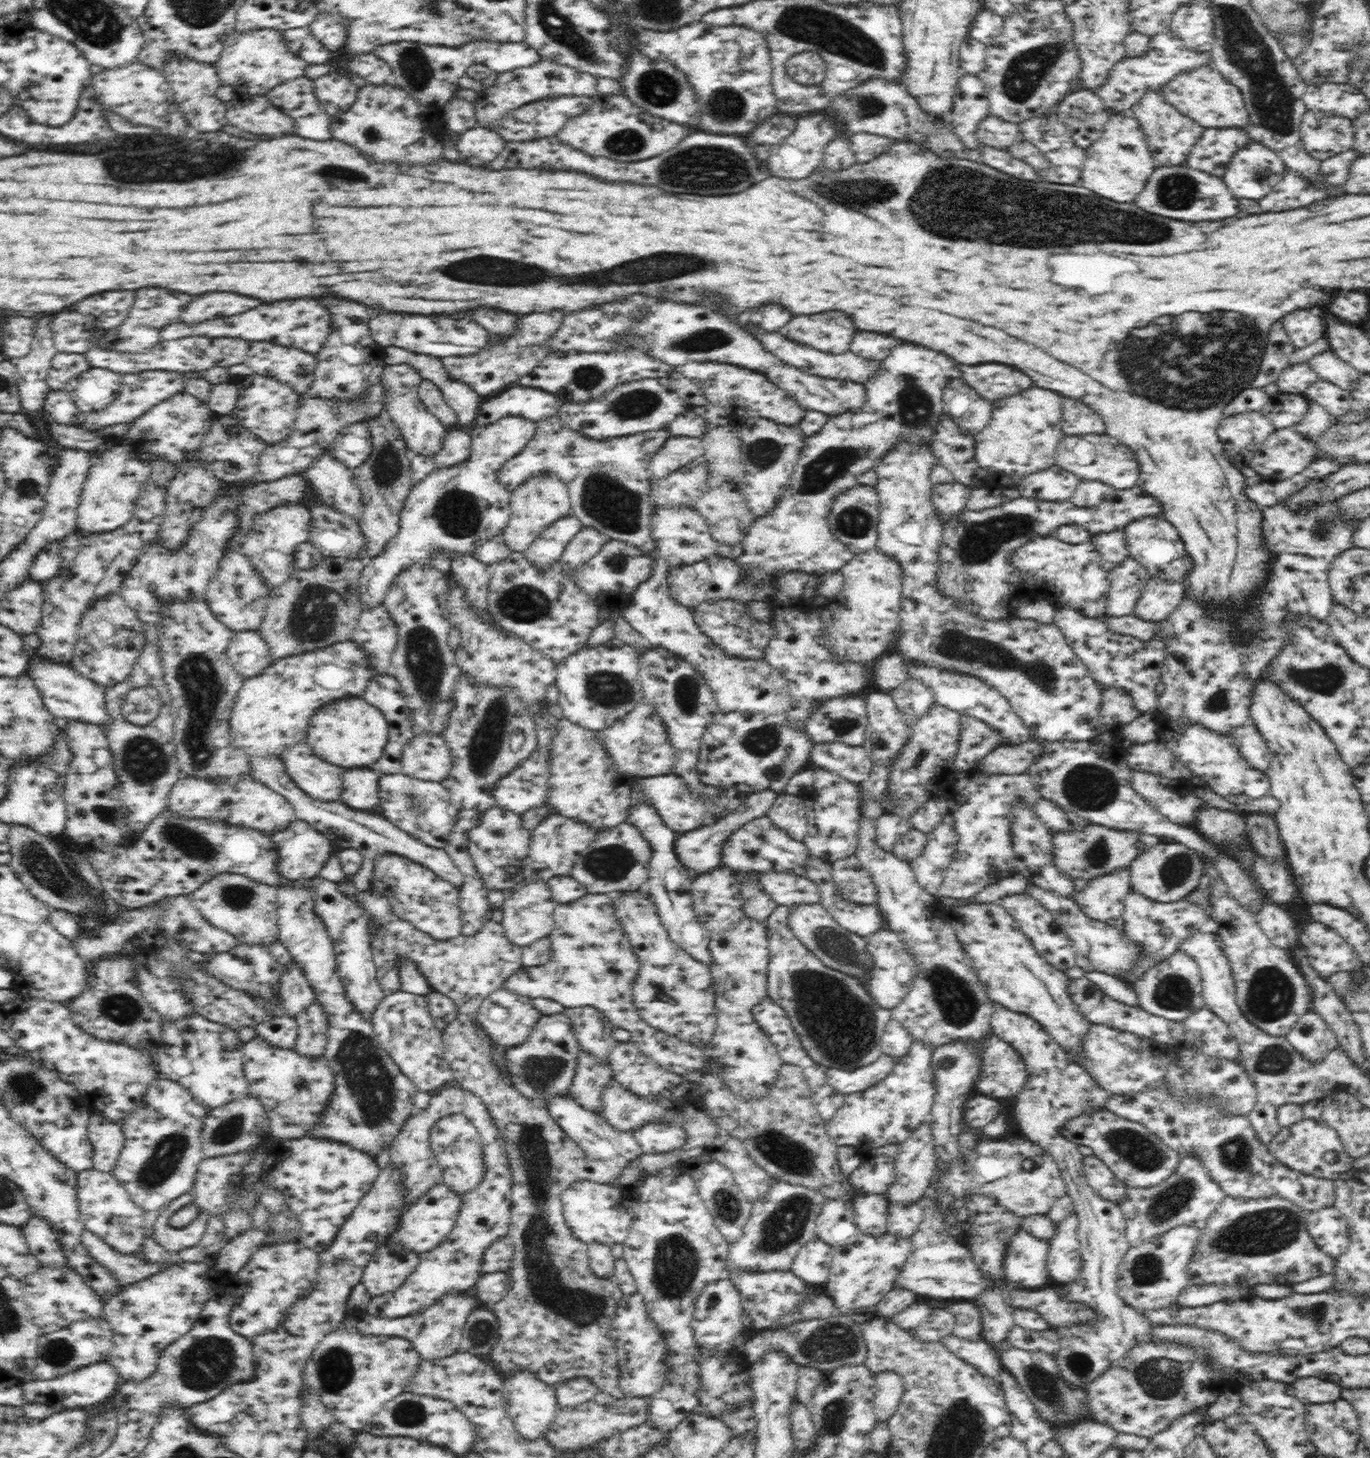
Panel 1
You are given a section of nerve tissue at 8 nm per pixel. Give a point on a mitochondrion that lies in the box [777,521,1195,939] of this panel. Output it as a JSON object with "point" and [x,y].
{"point":[982,653]}

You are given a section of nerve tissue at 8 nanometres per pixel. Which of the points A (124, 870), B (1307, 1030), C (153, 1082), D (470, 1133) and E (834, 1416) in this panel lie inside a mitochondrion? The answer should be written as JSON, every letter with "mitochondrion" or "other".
{"A":"other","B":"mitochondrion","C":"other","D":"other","E":"mitochondrion"}

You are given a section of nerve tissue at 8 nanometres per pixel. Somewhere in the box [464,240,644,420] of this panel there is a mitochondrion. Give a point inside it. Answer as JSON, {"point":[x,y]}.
{"point":[587,375]}

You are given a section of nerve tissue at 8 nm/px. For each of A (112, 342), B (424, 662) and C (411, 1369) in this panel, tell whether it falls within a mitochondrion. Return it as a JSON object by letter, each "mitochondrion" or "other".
{"A":"other","B":"mitochondrion","C":"other"}

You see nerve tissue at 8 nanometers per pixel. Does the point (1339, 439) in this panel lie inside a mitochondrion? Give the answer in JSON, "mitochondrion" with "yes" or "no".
{"mitochondrion":"yes"}

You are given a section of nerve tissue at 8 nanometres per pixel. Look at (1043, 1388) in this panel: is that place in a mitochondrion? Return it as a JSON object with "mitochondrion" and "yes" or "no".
{"mitochondrion":"yes"}

